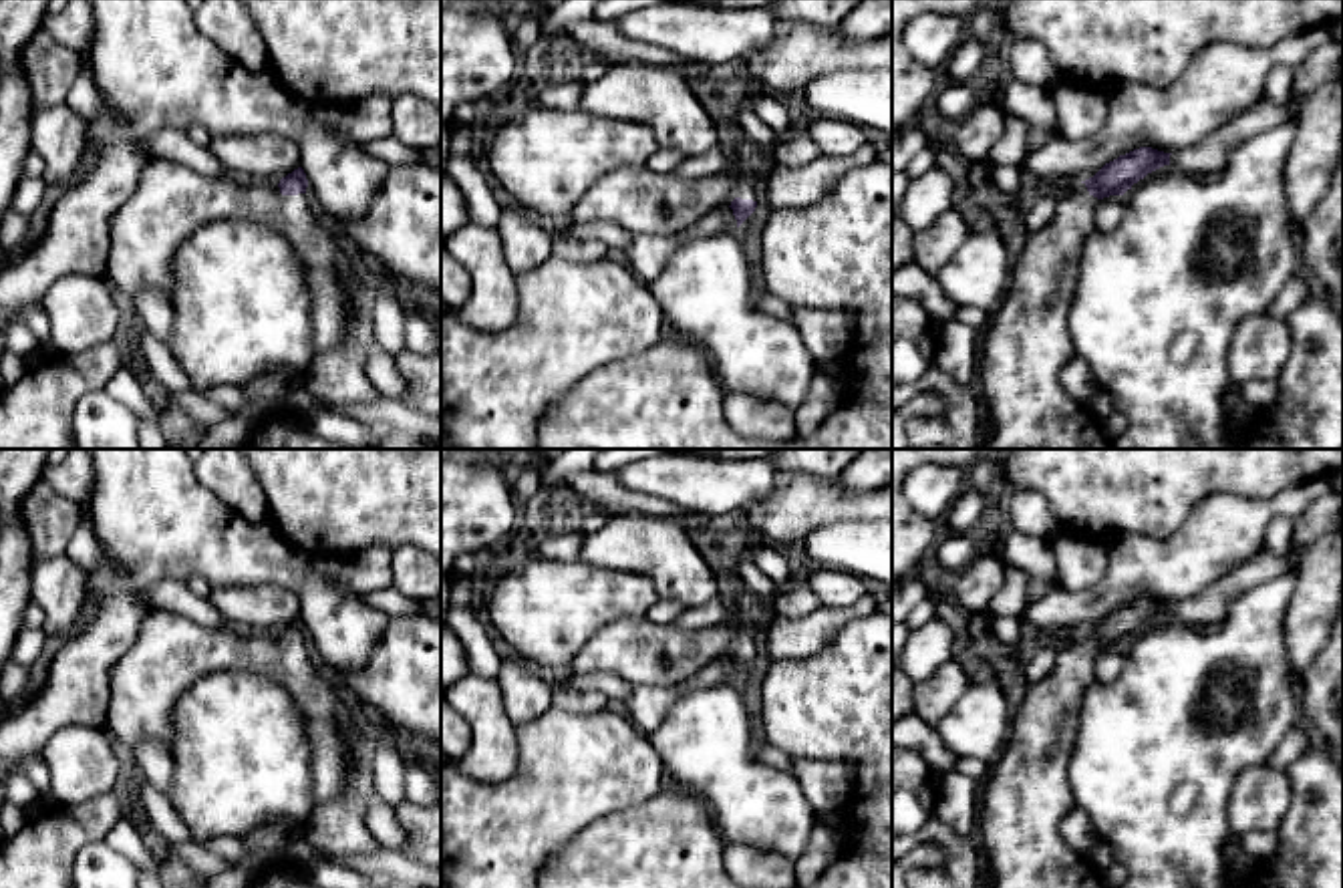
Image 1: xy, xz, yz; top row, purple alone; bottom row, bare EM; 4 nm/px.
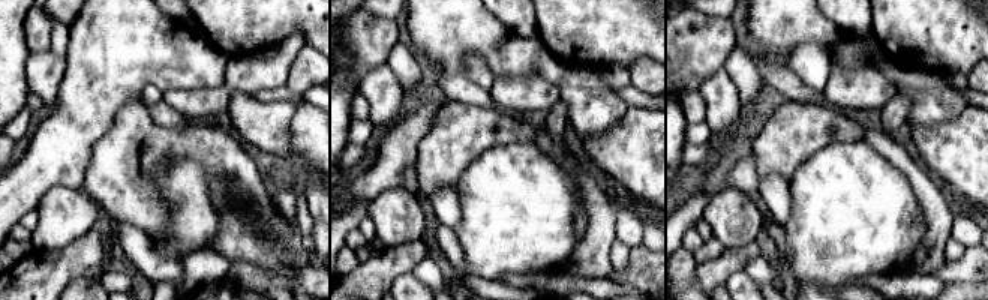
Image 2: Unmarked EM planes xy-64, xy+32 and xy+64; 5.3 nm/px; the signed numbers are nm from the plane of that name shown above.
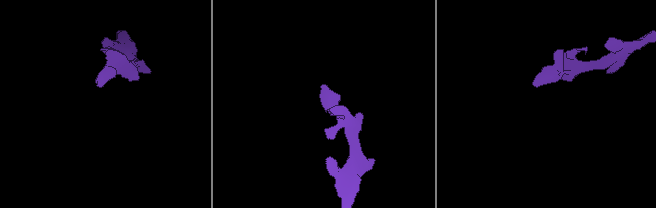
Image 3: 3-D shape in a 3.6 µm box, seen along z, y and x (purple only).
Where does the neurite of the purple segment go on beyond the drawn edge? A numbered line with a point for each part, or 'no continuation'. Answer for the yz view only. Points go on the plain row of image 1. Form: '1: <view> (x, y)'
1: yz (1027, 794)

